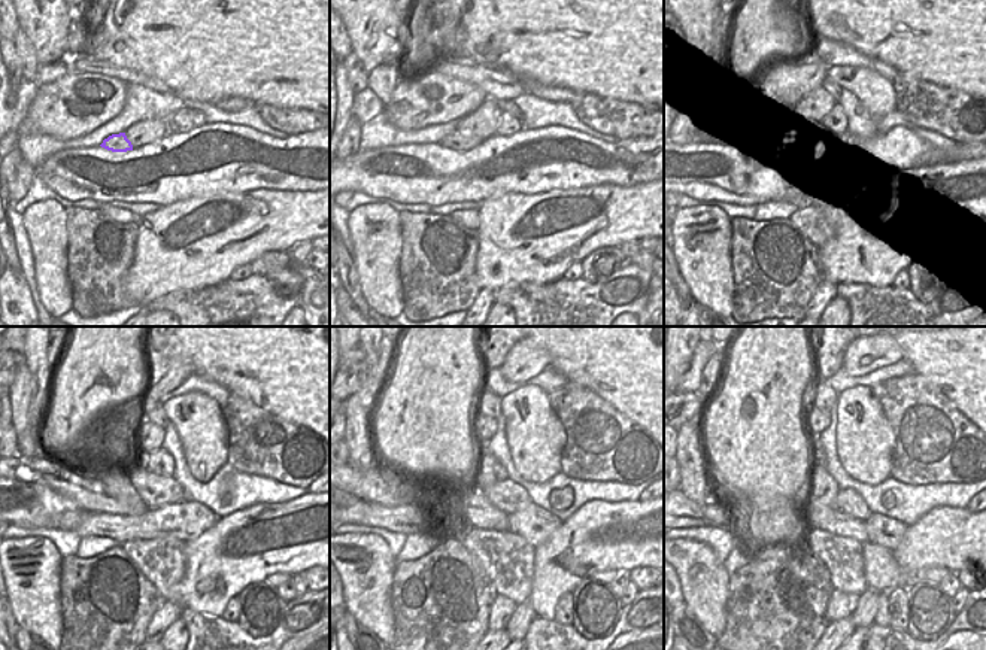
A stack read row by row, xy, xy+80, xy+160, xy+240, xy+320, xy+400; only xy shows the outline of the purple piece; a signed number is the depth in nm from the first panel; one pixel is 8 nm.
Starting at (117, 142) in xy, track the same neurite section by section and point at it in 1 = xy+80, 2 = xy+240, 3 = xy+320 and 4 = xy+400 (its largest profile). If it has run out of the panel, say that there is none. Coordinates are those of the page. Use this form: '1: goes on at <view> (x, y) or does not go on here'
1: goes on at xy+80 (455, 140)
2: goes on at xy+240 (157, 492)
3: goes on at xy+320 (509, 497)
4: goes on at xy+400 (849, 501)

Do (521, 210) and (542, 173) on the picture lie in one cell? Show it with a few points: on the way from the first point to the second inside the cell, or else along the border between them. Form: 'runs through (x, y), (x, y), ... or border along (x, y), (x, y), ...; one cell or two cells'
border along (564, 190), (503, 193), (495, 197); two cells

